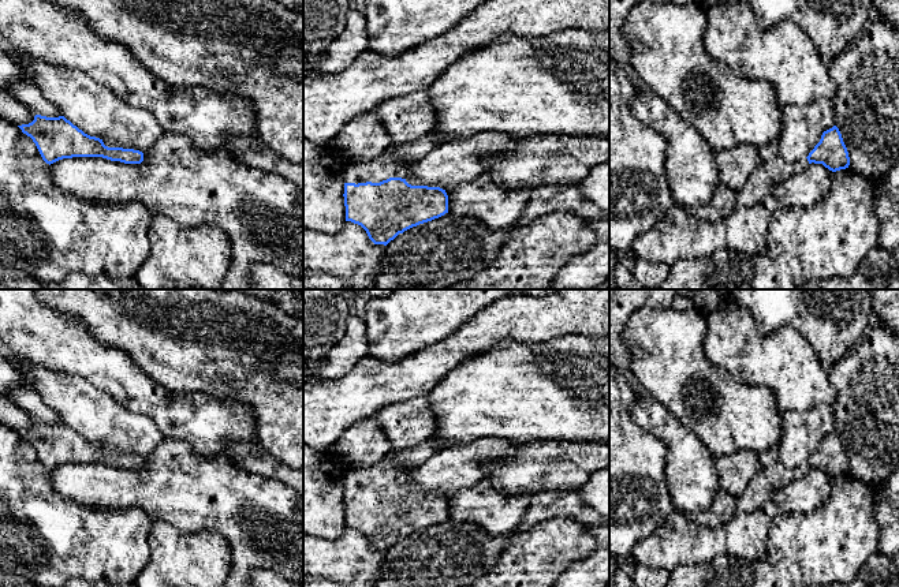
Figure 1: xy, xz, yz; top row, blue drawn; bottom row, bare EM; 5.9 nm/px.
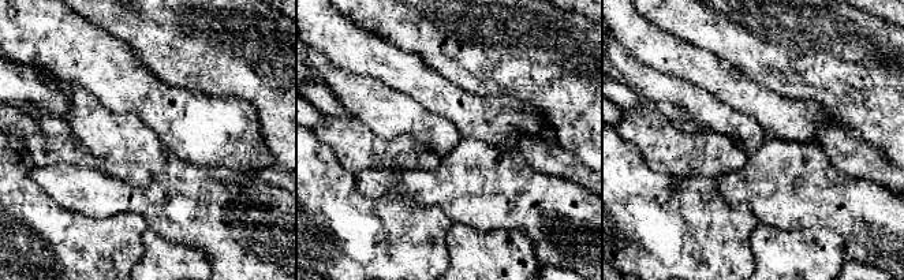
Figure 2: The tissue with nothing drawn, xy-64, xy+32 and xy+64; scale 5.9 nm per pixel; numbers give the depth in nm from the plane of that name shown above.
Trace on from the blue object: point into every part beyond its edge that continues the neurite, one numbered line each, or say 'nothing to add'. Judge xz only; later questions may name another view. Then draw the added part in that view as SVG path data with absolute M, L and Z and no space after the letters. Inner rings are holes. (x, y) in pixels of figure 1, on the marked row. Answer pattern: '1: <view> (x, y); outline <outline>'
1: xz (387, 165); outline M387 149L381 156L368 161L346 165L343 169L346 183L380 183L389 177L406 179L411 162L403 162L395 153Z

